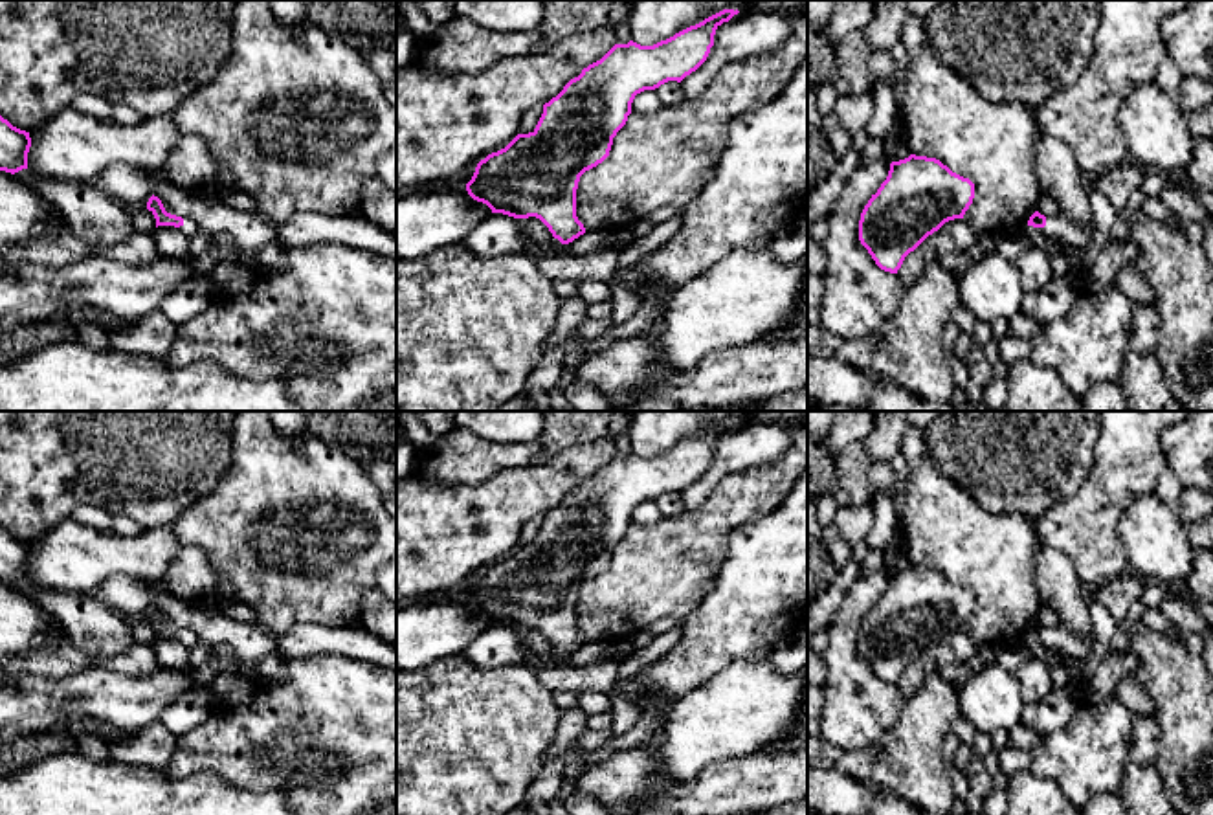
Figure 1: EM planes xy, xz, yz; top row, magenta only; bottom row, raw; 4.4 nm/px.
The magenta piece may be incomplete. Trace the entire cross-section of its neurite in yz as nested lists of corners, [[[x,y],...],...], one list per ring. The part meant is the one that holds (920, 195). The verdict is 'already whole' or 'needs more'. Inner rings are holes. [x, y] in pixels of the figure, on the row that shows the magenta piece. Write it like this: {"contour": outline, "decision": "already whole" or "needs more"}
{"contour": [[[910,154],[892,162],[886,180],[859,220],[859,240],[875,264],[897,274],[905,257],[945,222],[963,218],[974,184],[936,158]]], "decision": "already whole"}

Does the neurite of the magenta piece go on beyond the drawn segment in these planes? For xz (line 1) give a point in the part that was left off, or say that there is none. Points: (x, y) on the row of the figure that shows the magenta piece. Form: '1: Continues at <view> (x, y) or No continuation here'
1: No continuation here

